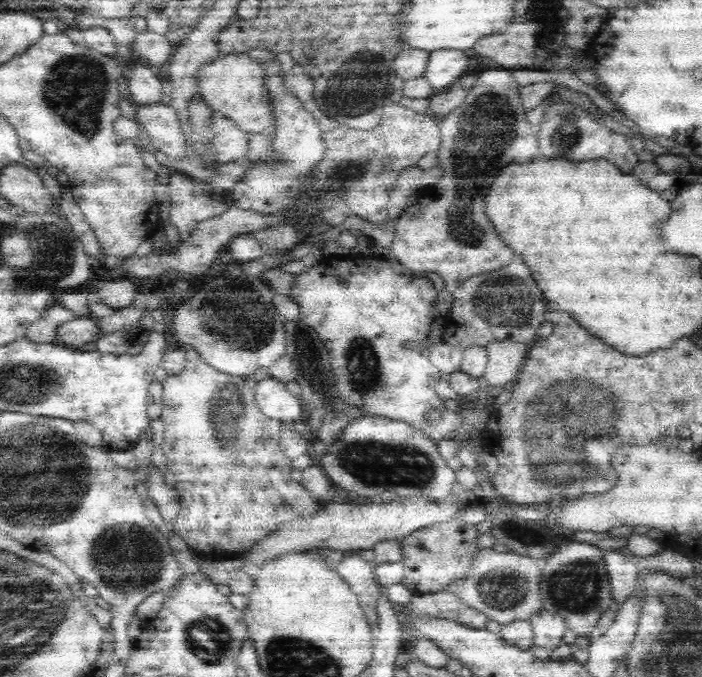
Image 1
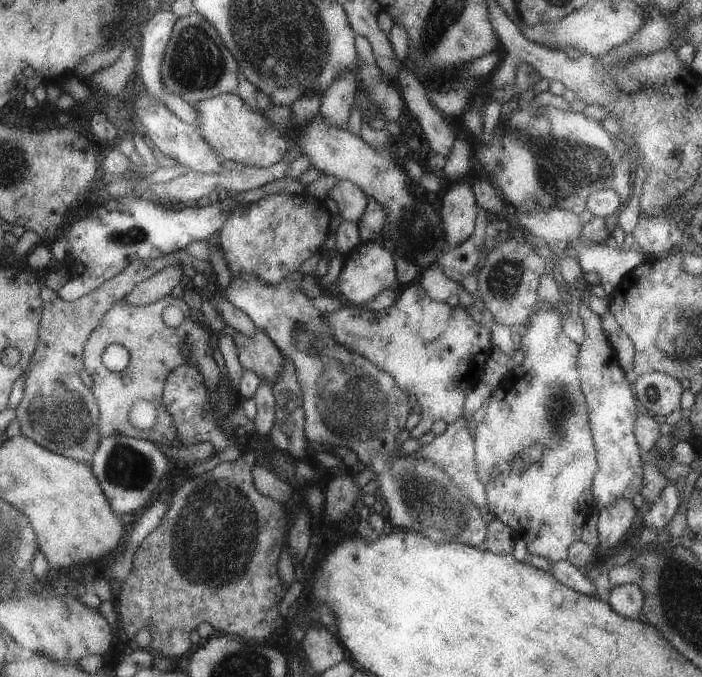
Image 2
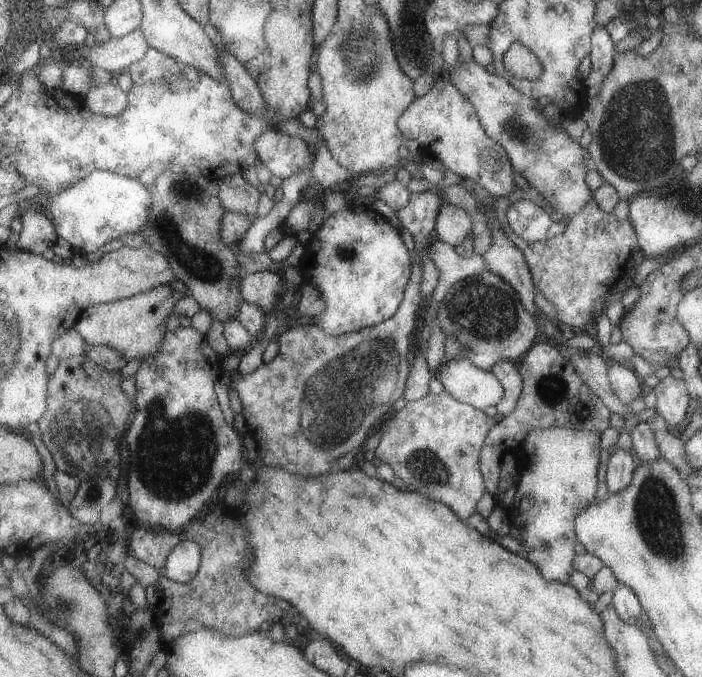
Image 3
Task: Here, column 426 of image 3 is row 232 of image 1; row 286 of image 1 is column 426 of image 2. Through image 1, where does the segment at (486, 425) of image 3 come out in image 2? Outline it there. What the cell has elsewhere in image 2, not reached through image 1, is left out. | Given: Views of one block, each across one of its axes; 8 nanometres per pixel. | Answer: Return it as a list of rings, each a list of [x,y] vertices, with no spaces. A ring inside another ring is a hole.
[[[461,417],[454,423],[446,426],[443,434],[435,435],[431,442],[424,444],[412,456],[421,457],[440,464],[443,470],[451,477],[458,486],[457,490],[477,508],[486,506],[486,496],[483,483],[477,478],[472,457],[472,440],[468,428],[465,428]]]

